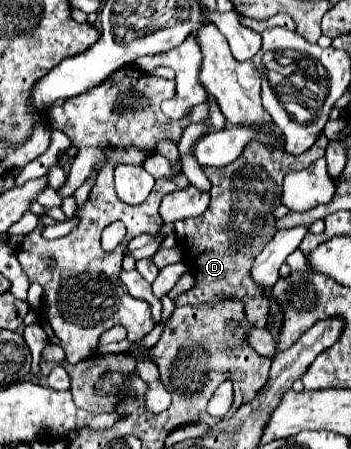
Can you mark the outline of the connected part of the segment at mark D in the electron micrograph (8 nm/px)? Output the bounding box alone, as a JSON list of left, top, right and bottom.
[174,138,328,328]

